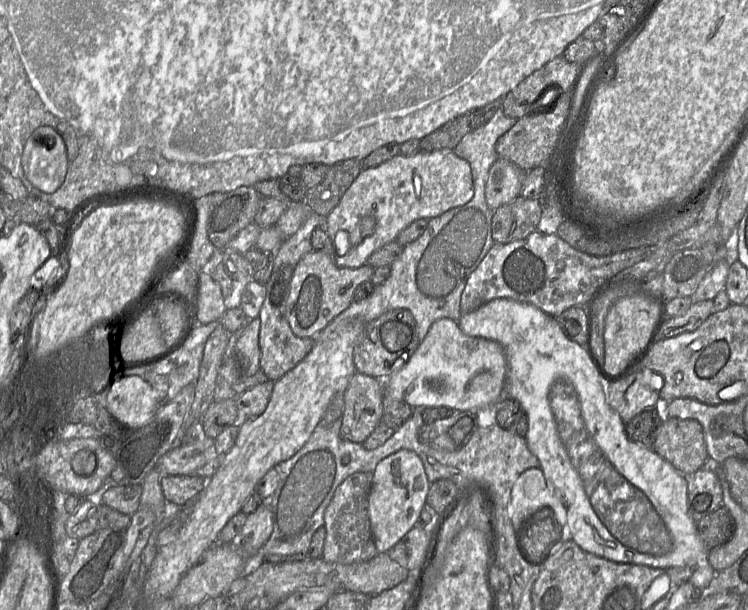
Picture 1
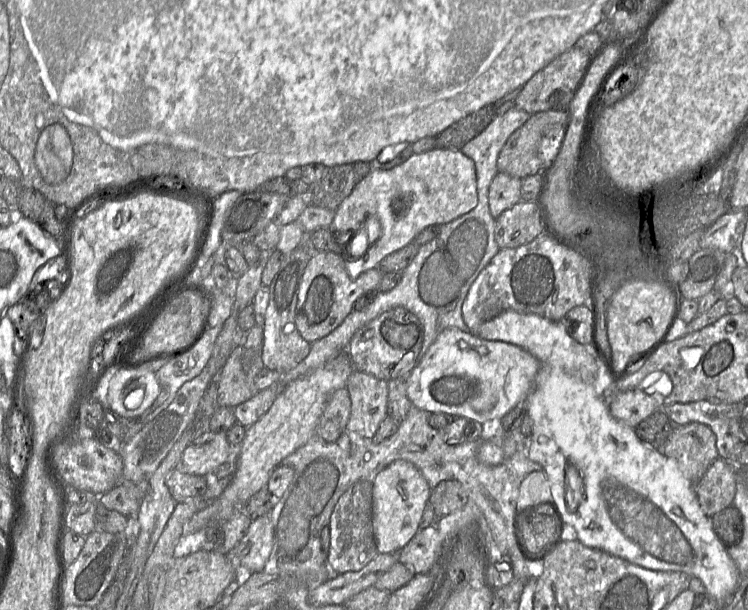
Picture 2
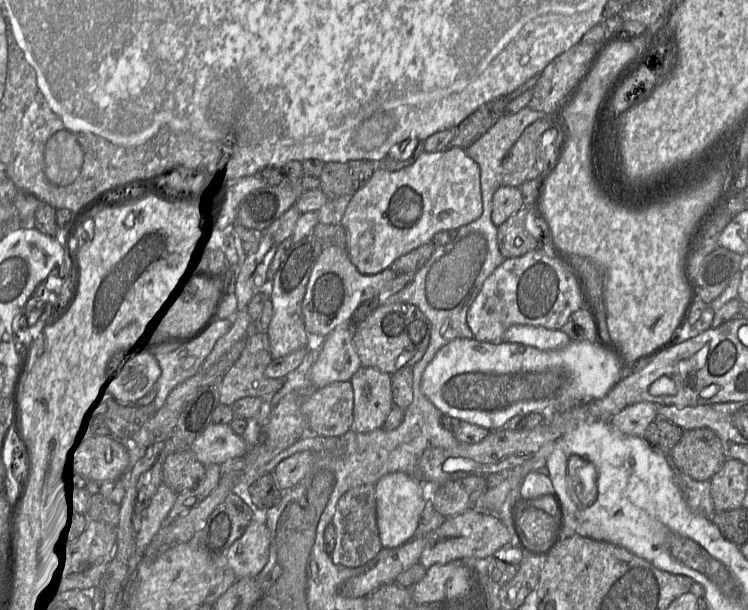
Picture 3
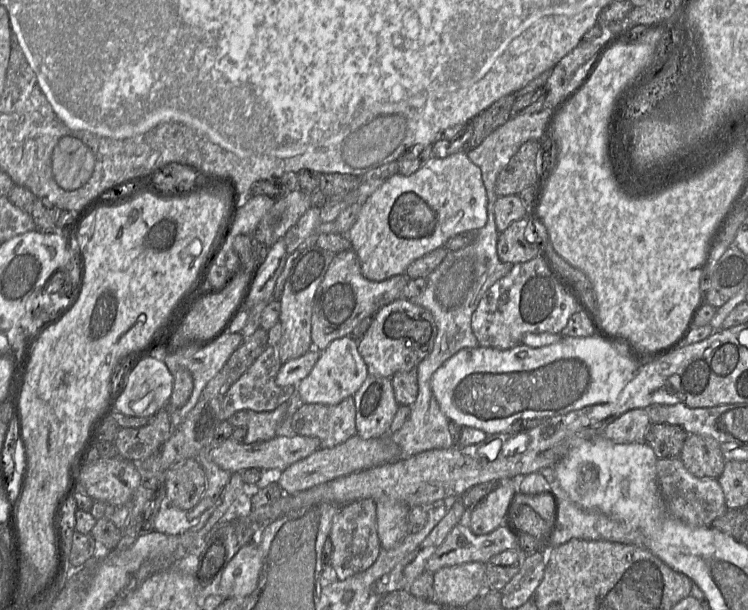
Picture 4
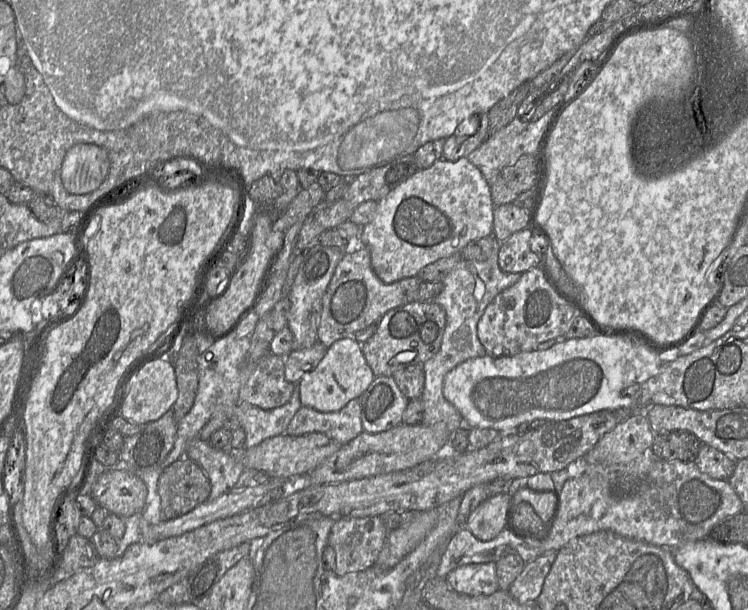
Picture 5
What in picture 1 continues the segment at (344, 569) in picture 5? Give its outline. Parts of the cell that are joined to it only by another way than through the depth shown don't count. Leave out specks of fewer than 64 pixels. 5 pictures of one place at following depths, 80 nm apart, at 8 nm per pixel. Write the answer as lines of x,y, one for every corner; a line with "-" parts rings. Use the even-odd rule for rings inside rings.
356,472
348,476
336,489
324,513
324,527
327,534
322,558
325,561
351,564
368,561
378,554
369,518
369,494
372,481
372,473

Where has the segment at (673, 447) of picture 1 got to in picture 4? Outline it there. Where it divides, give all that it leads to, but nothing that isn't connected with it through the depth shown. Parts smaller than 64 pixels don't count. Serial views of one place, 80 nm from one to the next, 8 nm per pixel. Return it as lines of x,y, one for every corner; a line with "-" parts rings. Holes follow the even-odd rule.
689,434
679,458
698,478
718,479
727,462
715,439
697,434

